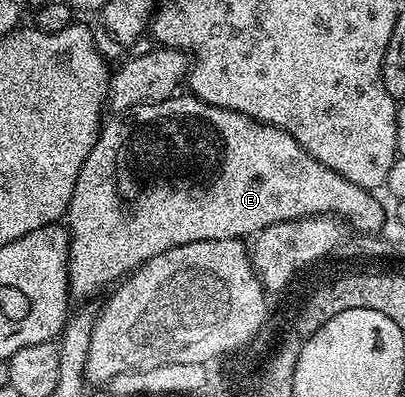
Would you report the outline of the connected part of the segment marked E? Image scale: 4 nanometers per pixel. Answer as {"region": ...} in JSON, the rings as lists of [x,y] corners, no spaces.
{"region":[[[176,94],[156,104],[138,104],[125,112],[112,115],[102,125],[97,142],[93,150],[89,150],[89,158],[85,158],[85,166],[81,166],[81,174],[77,174],[77,186],[73,186],[73,198],[69,202],[65,213],[65,227],[71,233],[71,249],[67,263],[67,287],[70,295],[79,302],[87,302],[94,292],[102,290],[106,284],[114,285],[124,277],[140,268],[149,258],[157,254],[165,254],[165,250],[173,250],[189,242],[205,242],[206,240],[242,240],[245,235],[260,233],[264,228],[273,226],[277,222],[286,220],[301,220],[305,216],[334,216],[348,225],[356,228],[359,234],[375,234],[378,228],[385,224],[382,206],[377,198],[368,189],[357,186],[341,174],[329,170],[317,158],[313,158],[301,145],[296,142],[285,130],[272,124],[262,124],[233,110],[225,110],[221,106],[213,106],[209,102],[199,100],[190,94]]]}

